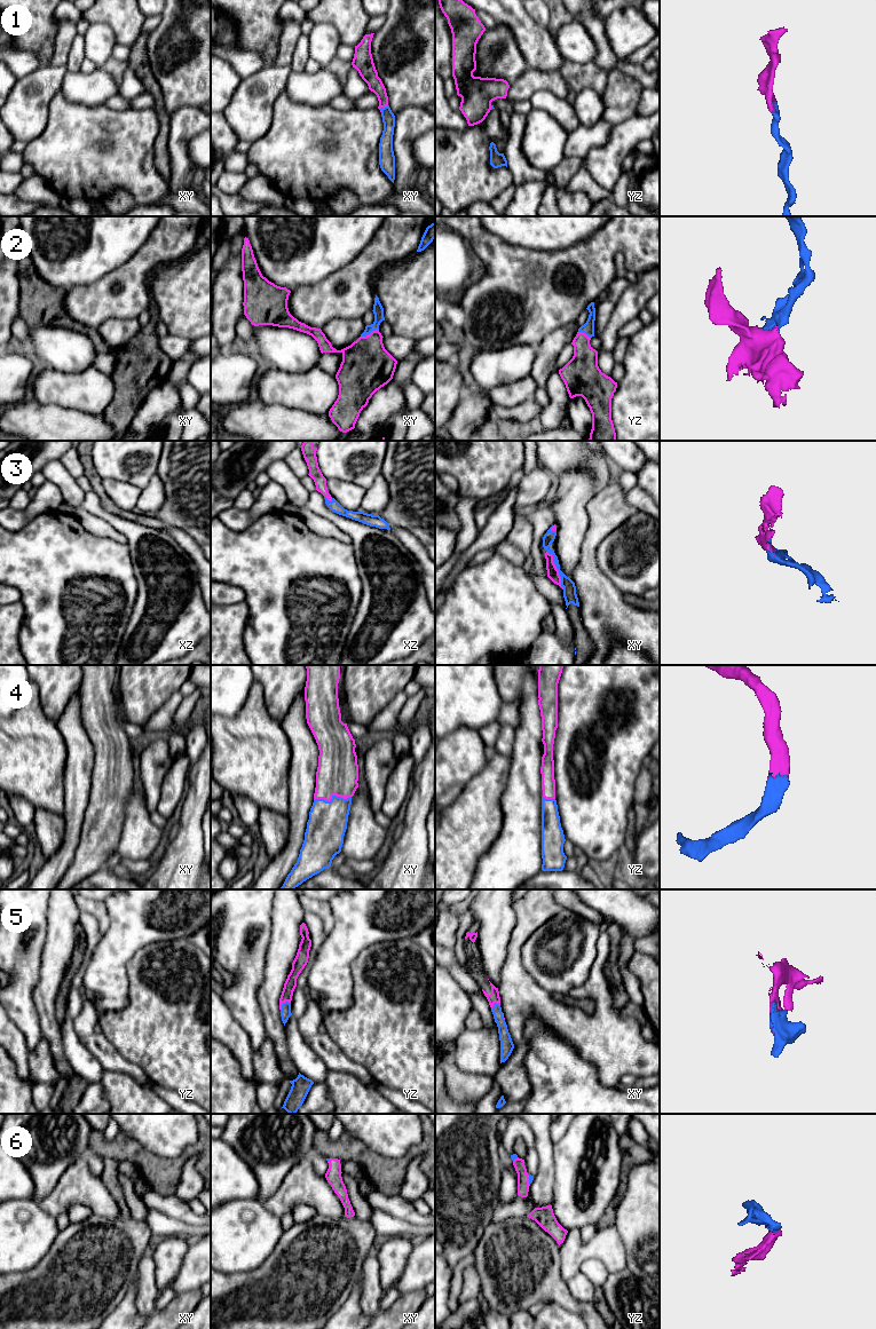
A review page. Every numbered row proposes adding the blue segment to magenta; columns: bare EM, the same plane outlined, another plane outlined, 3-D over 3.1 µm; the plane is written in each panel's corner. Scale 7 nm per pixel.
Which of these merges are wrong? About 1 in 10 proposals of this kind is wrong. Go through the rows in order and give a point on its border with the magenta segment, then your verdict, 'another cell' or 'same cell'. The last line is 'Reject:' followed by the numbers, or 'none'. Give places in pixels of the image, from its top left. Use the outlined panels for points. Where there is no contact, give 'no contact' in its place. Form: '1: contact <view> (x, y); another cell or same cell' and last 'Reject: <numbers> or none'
1: contact xy (383, 107); same cell
2: contact xy (370, 333); same cell
3: contact xy (557, 569); same cell
4: contact xy (331, 797); same cell
5: contact yz (283, 1002); same cell
6: contact yz (528, 1178); same cell
Reject: none

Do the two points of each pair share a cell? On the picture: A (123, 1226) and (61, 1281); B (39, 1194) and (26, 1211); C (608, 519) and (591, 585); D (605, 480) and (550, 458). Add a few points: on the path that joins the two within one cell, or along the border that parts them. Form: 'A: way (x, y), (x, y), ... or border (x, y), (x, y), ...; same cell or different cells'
A: way (108, 1241), (76, 1273); same cell
B: border (32, 1200), (37, 1202); different cells
C: way (594, 535), (589, 546), (589, 569); same cell
D: way (594, 465), (588, 458), (565, 458); same cell

